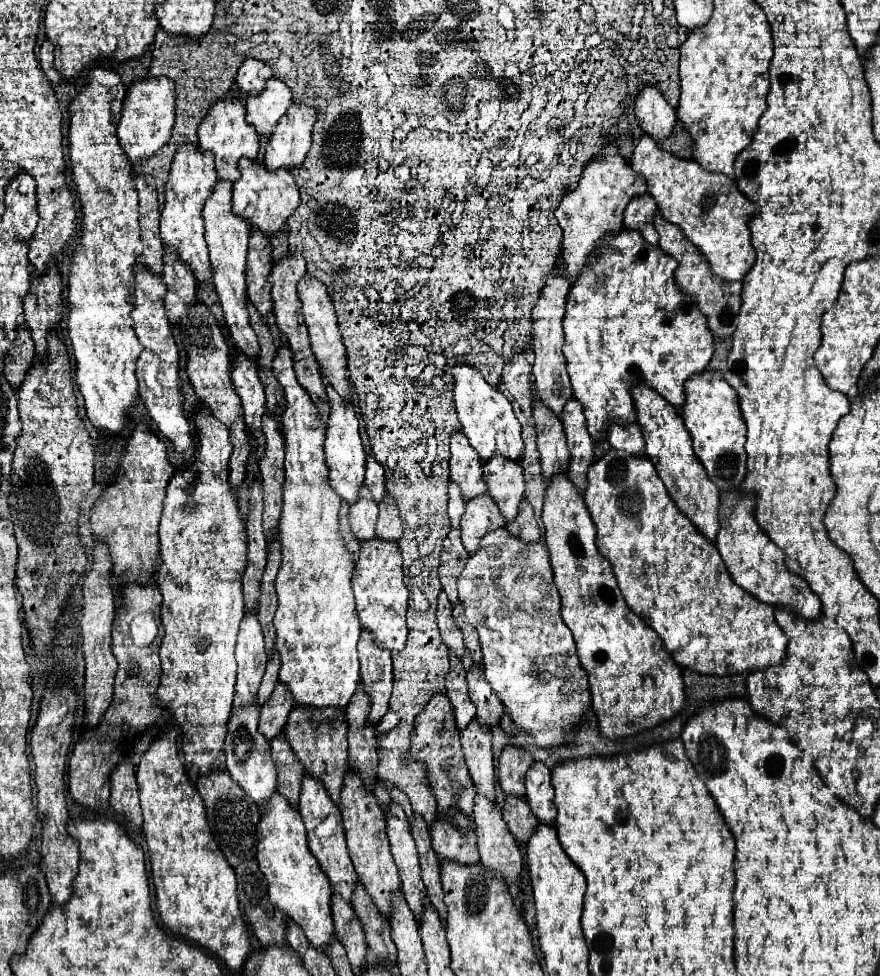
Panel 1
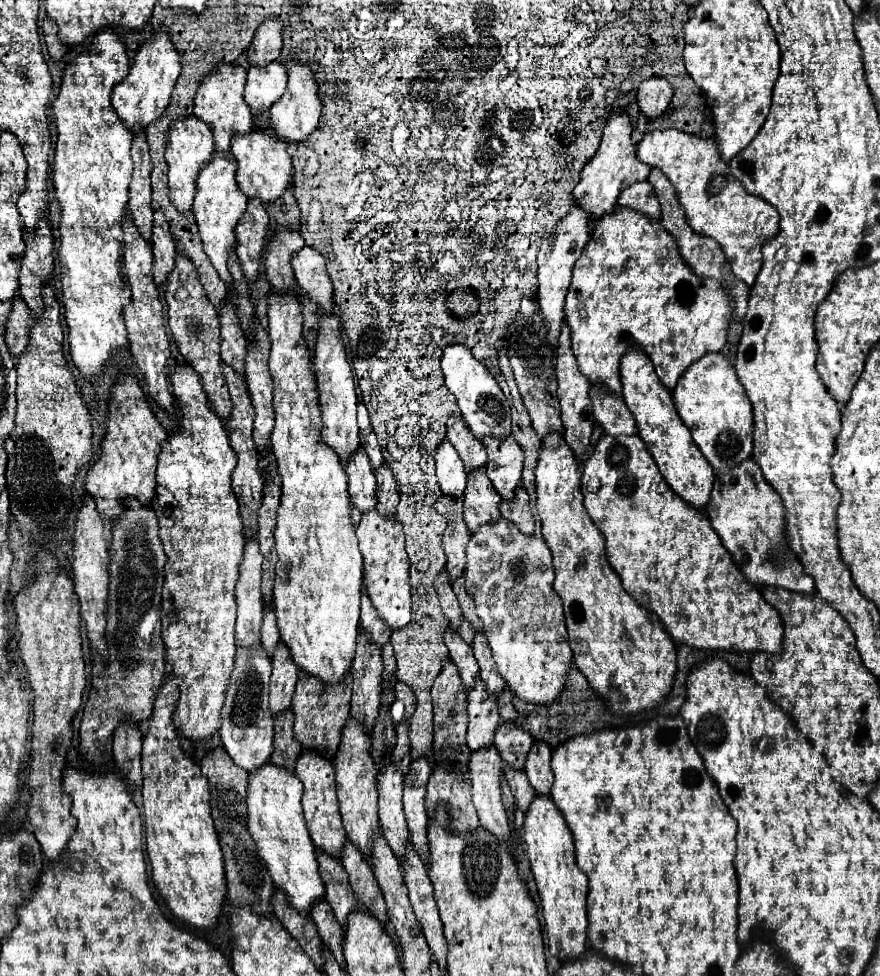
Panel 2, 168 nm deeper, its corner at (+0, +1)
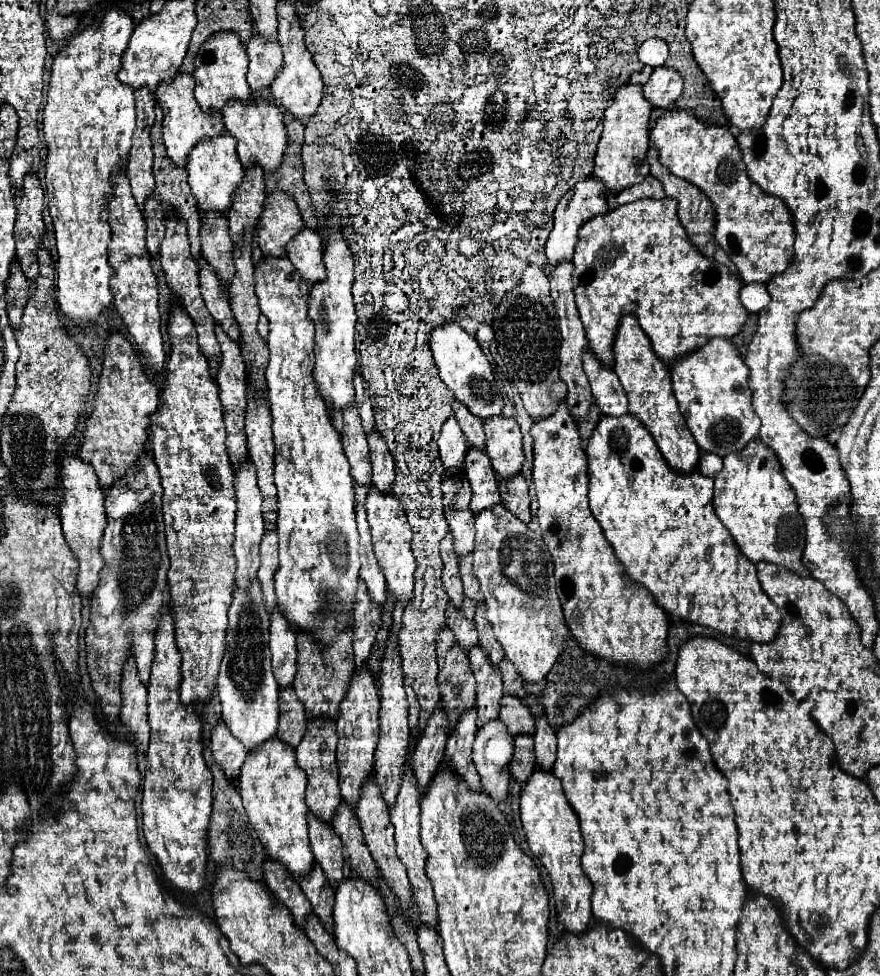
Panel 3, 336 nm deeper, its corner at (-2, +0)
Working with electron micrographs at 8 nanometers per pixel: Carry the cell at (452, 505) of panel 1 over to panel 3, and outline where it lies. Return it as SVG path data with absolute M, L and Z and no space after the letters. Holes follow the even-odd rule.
M450 417L444 423L440 437L438 437L438 449L440 449L440 459L444 465L444 475L452 477L456 473L462 473L468 445L466 445L466 439L462 437L460 425L454 417Z

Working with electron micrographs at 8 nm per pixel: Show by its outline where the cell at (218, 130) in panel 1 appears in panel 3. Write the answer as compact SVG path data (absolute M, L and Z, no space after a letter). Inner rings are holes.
M218 33L214 37L210 37L210 41L206 41L206 45L202 45L202 49L198 49L198 57L196 57L196 101L200 105L200 109L204 113L208 111L216 111L222 113L224 105L232 99L242 101L244 105L248 105L252 93L246 81L246 71L248 71L248 55L244 45L240 43L238 35L234 33Z

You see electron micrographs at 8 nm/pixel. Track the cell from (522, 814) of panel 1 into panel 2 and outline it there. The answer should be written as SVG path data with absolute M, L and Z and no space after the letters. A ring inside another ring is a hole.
M504 766L504 776L516 796L516 804L522 812L528 810L532 798L534 798L534 788L528 784L528 778L524 776L524 770L516 770L512 766Z

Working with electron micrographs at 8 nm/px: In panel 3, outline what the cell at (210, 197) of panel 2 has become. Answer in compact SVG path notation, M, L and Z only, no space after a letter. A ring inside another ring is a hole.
M228 133L214 137L214 141L202 141L202 145L196 145L190 153L186 171L200 213L222 213L222 215L230 209L232 199L236 197L236 191L246 175L242 163L238 161L238 155L234 153L234 137L230 137Z

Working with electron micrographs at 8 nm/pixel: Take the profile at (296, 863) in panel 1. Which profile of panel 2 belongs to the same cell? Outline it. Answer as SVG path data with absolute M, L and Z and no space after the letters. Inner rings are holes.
M268 762L264 768L260 768L260 772L248 774L248 830L258 846L258 854L266 862L276 888L288 894L290 904L298 912L308 914L312 904L324 896L324 884L318 876L316 848L306 828L300 798L302 782L296 772L284 772L284 768L276 768Z

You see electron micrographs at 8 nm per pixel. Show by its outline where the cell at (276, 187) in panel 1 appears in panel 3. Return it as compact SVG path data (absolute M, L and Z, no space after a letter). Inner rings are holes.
M230 101L230 105L226 105L226 109L222 111L222 117L224 117L226 131L236 139L238 157L244 169L252 169L252 163L260 165L266 173L276 173L280 169L284 161L288 135L278 107L266 101L250 101L248 107L238 105L238 101Z

